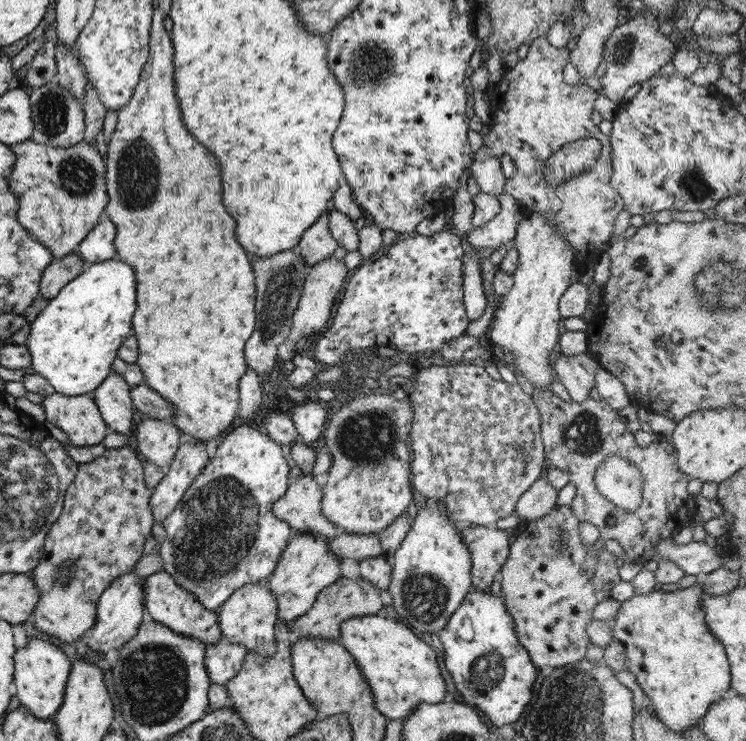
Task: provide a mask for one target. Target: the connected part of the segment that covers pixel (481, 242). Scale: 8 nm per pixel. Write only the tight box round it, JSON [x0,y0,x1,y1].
[466,190,521,248]

